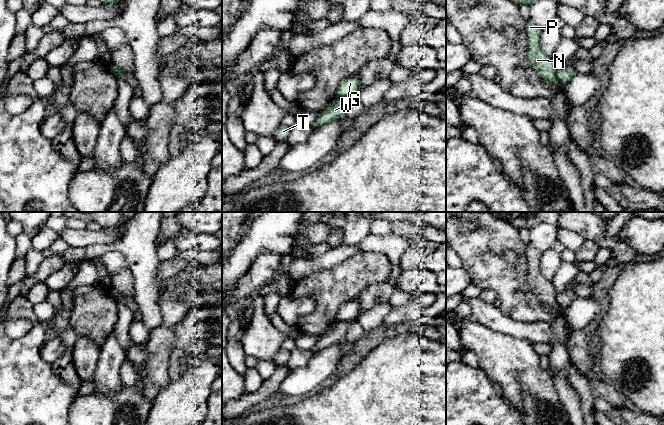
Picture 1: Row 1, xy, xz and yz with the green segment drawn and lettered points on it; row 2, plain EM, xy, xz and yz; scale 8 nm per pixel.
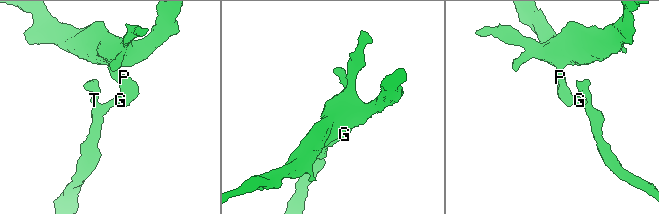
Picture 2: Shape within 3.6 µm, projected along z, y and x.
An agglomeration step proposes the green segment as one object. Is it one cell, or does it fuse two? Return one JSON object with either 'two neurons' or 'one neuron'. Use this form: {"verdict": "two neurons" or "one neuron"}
{"verdict": "two neurons"}

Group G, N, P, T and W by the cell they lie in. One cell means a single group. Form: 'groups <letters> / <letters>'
groups G T / N P W

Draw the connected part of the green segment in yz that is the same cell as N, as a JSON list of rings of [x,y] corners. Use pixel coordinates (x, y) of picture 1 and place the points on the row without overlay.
[[[533,245],[526,246],[528,264],[527,281],[530,289],[538,296],[541,302],[554,306],[556,302],[556,290],[551,281],[547,280],[540,271],[541,252]]]

